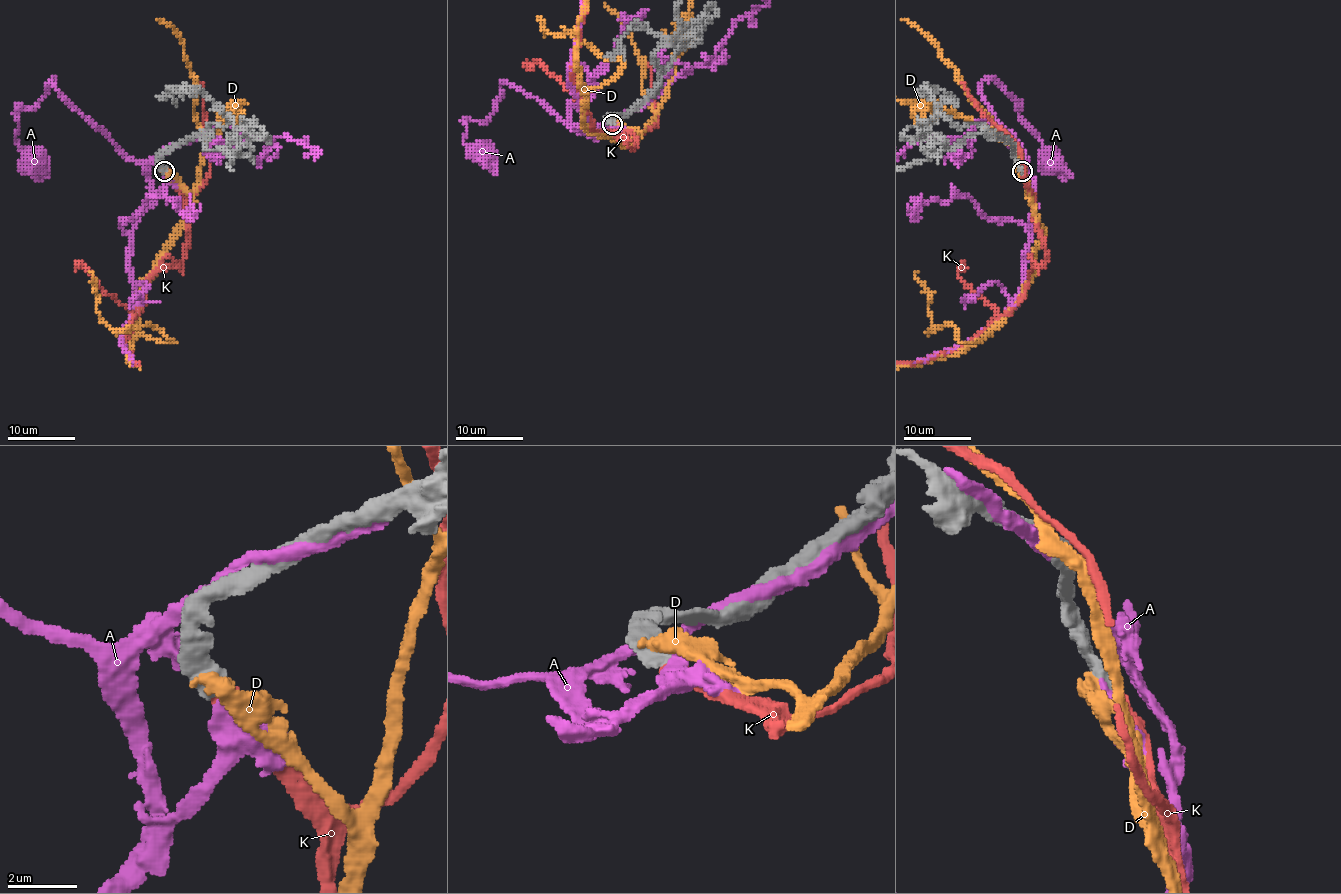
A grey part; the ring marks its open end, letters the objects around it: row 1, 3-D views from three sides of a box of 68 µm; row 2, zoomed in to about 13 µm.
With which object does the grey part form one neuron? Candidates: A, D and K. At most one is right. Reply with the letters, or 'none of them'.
K

